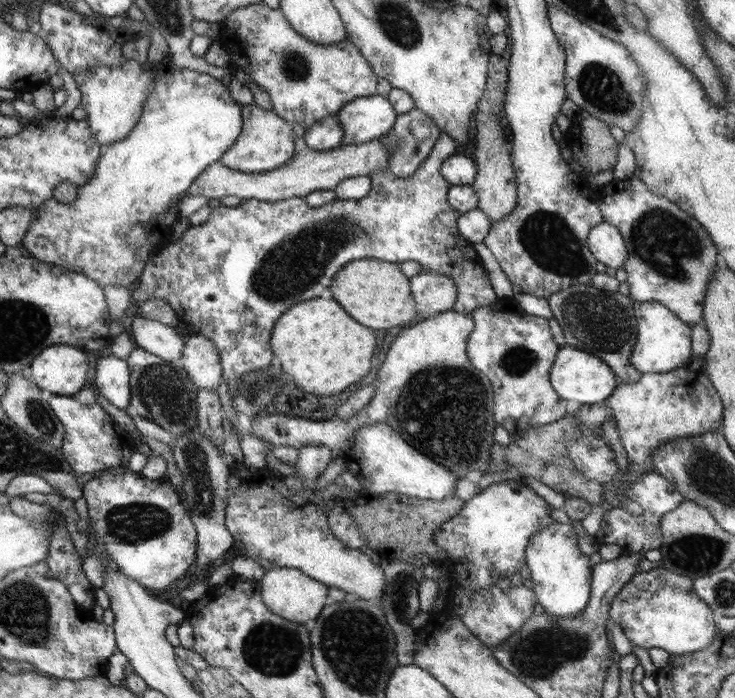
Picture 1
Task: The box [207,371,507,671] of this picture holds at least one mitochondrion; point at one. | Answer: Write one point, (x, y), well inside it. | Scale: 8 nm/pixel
(261, 484)

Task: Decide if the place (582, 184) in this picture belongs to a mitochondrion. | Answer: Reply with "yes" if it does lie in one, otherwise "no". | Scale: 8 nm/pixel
no

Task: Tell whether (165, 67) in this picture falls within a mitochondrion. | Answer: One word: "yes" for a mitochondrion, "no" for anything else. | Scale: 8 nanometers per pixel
no

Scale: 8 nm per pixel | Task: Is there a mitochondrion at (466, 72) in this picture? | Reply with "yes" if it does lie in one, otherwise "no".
no

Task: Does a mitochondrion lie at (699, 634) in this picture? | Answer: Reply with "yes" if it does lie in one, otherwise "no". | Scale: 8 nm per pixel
no

